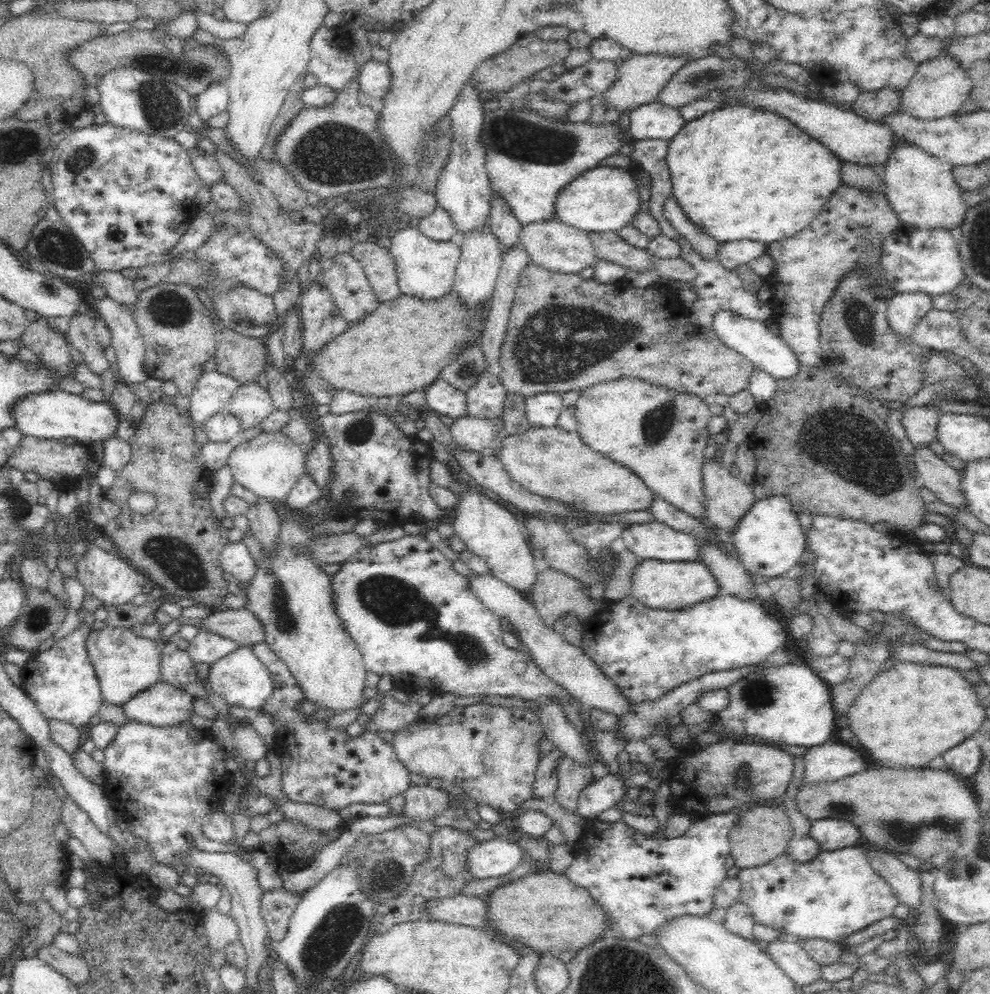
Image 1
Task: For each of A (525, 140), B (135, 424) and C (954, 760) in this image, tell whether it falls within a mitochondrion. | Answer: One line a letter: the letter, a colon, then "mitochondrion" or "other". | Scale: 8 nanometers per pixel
A: mitochondrion
B: other
C: other

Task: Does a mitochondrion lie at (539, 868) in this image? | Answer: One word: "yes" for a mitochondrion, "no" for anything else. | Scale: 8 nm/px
no

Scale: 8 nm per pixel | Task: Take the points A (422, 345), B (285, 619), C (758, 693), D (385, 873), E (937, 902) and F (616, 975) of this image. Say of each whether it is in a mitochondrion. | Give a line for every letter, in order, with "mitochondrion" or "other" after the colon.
A: other
B: mitochondrion
C: mitochondrion
D: mitochondrion
E: other
F: mitochondrion

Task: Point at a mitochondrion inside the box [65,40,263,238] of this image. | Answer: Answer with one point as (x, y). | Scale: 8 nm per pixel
(162, 109)

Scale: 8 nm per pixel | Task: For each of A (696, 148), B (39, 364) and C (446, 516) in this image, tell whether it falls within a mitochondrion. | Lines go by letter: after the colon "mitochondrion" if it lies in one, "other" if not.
A: other
B: other
C: other

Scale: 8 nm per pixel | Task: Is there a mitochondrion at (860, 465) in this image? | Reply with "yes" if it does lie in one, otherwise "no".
yes

